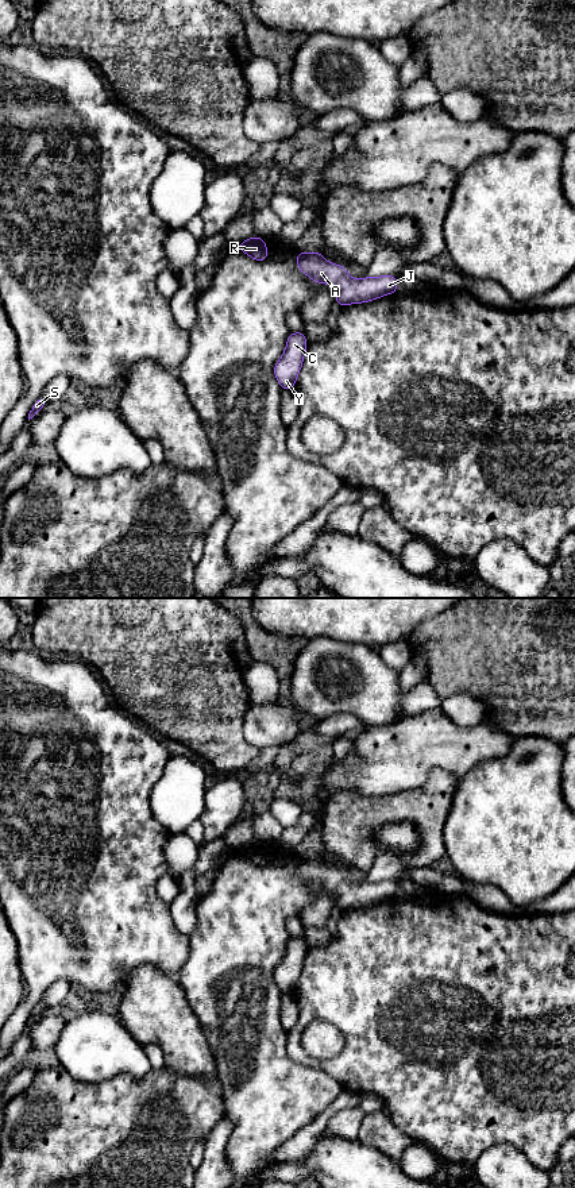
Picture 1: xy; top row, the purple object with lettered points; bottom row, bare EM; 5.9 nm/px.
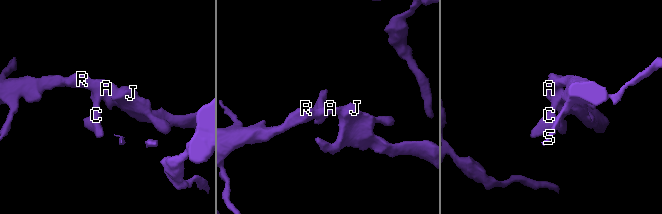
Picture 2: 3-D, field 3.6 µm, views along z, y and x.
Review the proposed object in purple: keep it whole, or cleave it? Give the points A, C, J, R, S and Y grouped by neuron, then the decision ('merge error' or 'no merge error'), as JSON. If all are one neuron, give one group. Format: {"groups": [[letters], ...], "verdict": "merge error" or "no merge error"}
{"groups": [["A", "C", "R", "S", "Y"], ["J"]], "verdict": "merge error"}

